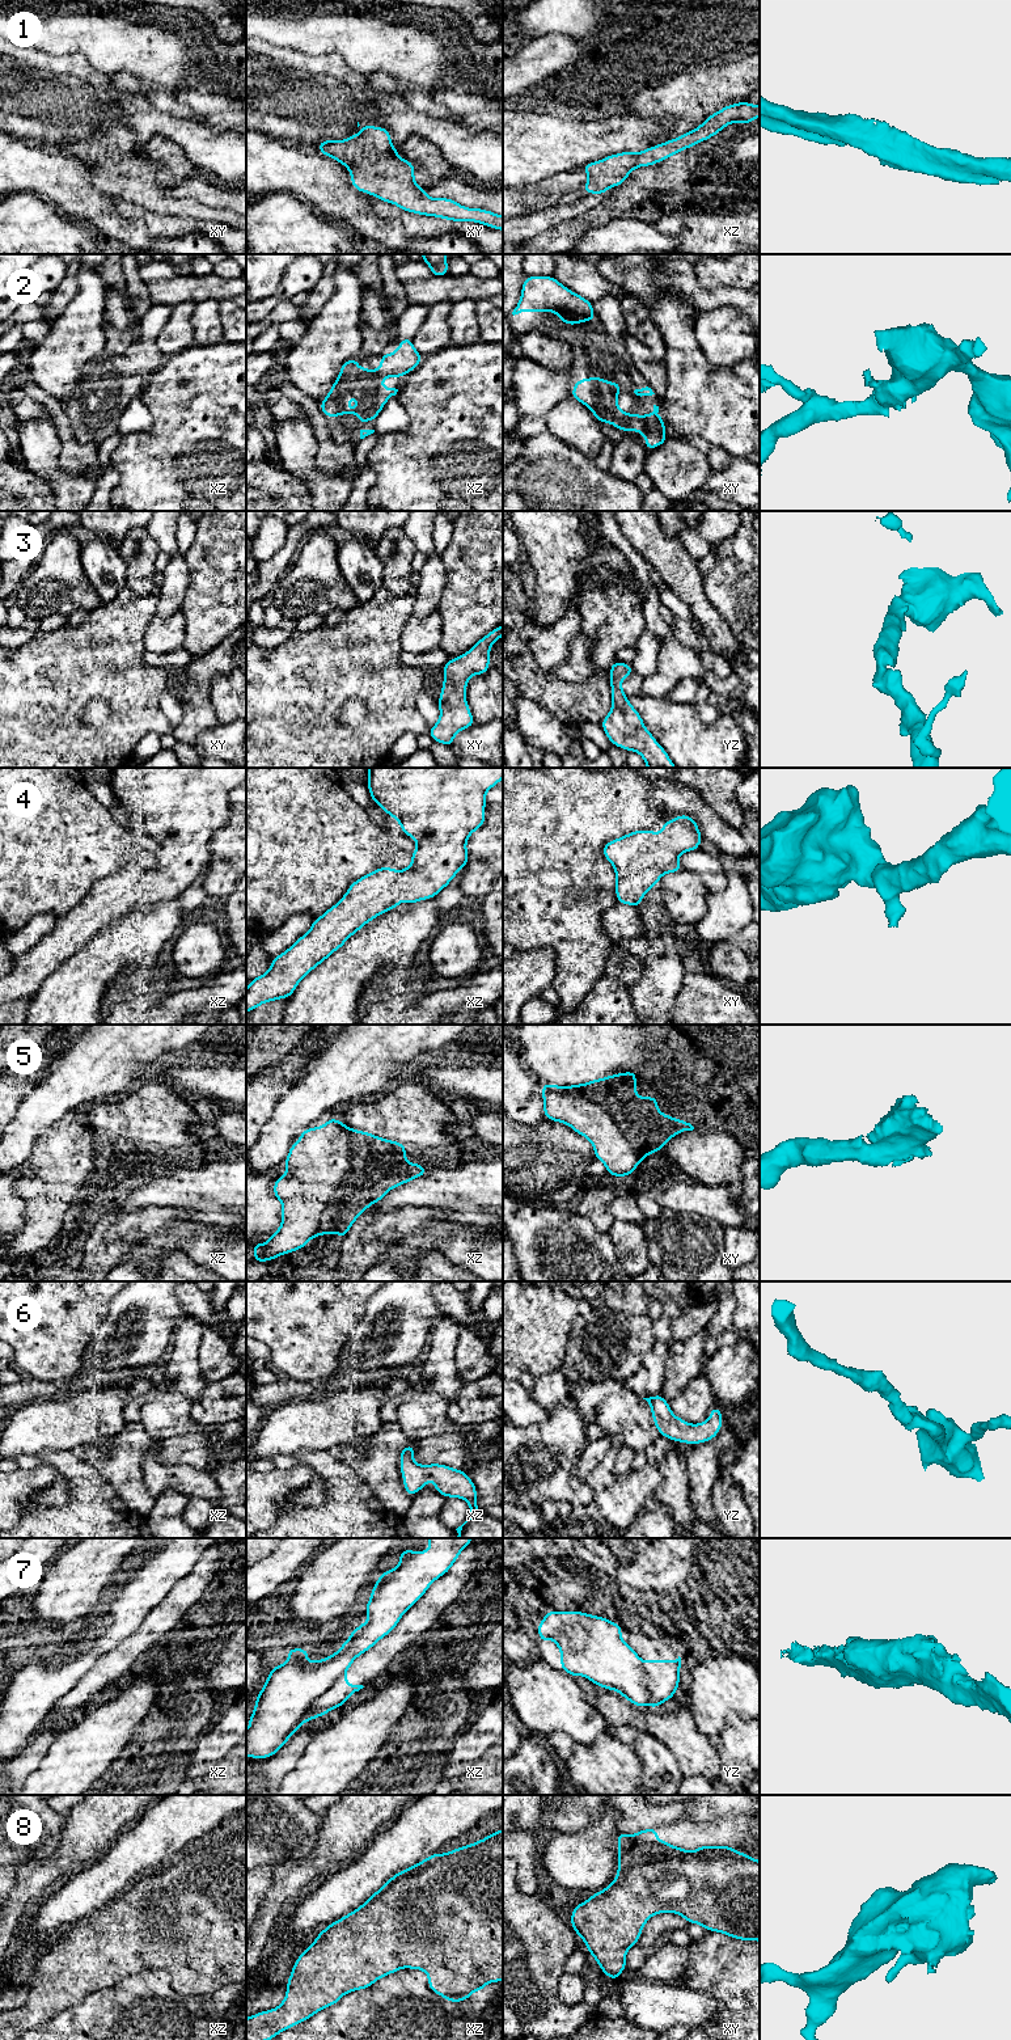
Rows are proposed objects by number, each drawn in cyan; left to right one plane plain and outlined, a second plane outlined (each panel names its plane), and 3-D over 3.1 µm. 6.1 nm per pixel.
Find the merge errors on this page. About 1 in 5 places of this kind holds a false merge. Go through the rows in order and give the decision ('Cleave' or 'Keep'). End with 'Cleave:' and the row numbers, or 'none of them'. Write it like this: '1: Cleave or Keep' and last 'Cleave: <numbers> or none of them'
1: Keep
2: Keep
3: Keep
4: Keep
5: Keep
6: Keep
7: Cleave
8: Keep
Cleave: 7

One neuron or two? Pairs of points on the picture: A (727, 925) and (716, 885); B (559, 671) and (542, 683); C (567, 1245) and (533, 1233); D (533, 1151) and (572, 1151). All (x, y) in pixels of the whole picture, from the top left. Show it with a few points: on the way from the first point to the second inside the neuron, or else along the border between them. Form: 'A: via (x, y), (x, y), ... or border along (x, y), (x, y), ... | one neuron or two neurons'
A: border along (727, 862), (726, 886), (719, 891), (710, 892) | two neurons
B: border along (550, 671), (565, 680), (584, 681) | two neurons
C: via (559, 1245), (550, 1244), (541, 1234) | one neuron
D: via (542, 1151), (563, 1151) | one neuron

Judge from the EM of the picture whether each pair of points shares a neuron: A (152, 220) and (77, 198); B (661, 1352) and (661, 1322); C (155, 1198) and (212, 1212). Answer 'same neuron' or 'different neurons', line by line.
A: different neurons
B: same neuron
C: different neurons

